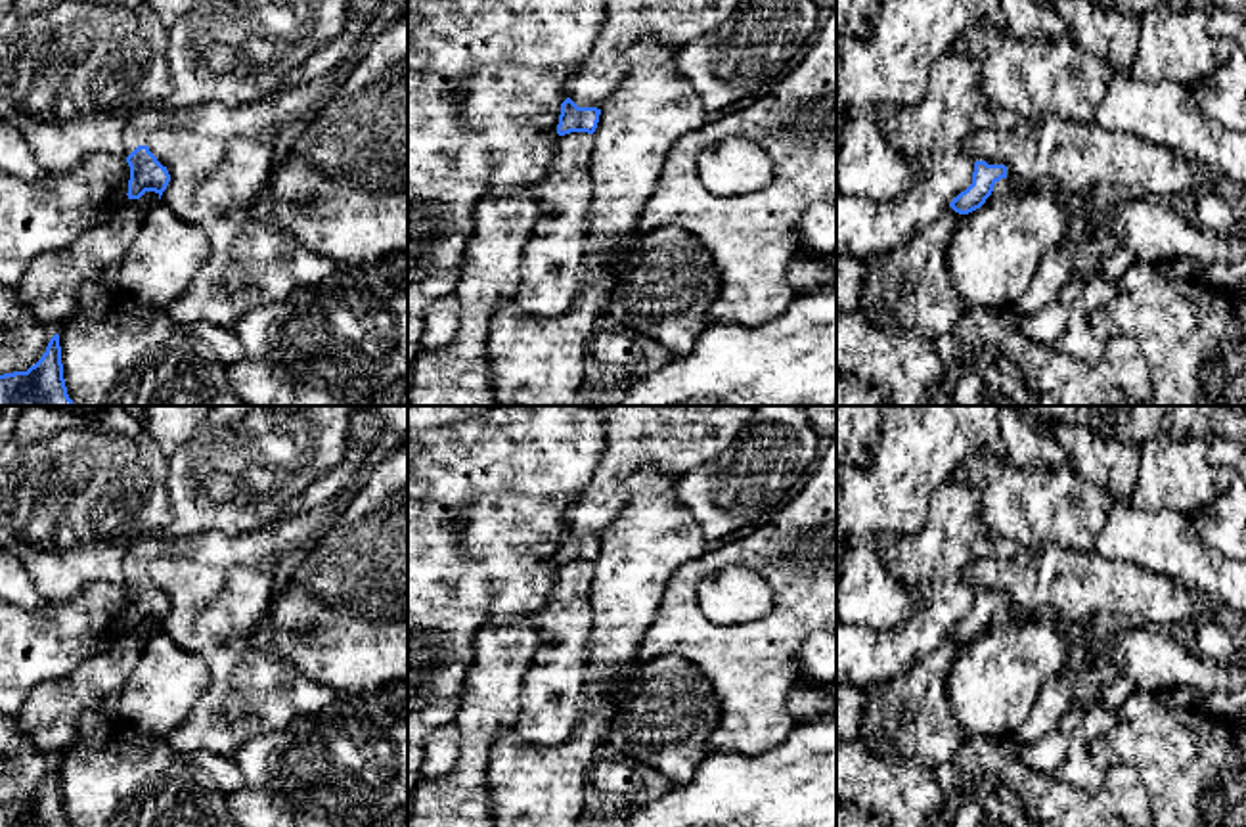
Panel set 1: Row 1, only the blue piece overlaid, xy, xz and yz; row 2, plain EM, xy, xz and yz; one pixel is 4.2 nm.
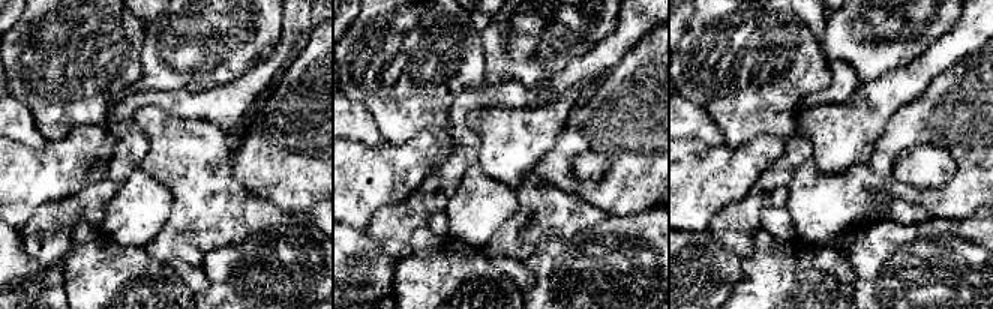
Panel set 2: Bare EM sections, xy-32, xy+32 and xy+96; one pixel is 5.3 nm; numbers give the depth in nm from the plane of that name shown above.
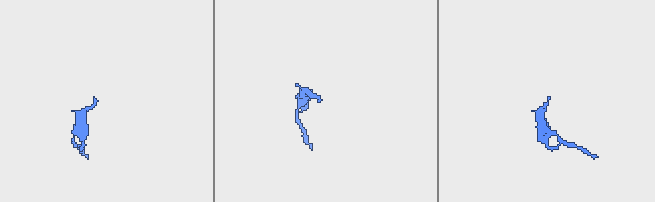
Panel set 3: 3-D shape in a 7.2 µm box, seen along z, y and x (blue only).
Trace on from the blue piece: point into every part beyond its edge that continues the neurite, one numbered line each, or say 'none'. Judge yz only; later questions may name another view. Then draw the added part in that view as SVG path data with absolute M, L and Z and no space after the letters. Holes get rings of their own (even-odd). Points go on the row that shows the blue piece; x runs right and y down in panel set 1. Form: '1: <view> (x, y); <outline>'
none

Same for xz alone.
none

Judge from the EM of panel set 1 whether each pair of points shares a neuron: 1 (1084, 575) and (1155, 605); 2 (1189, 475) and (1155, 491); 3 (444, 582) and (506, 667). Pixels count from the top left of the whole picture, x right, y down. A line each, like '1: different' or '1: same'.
1: same
2: same
3: different

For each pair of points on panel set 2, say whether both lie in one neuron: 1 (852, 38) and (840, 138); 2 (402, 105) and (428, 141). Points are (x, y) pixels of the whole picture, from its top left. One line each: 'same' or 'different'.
1: different
2: different

